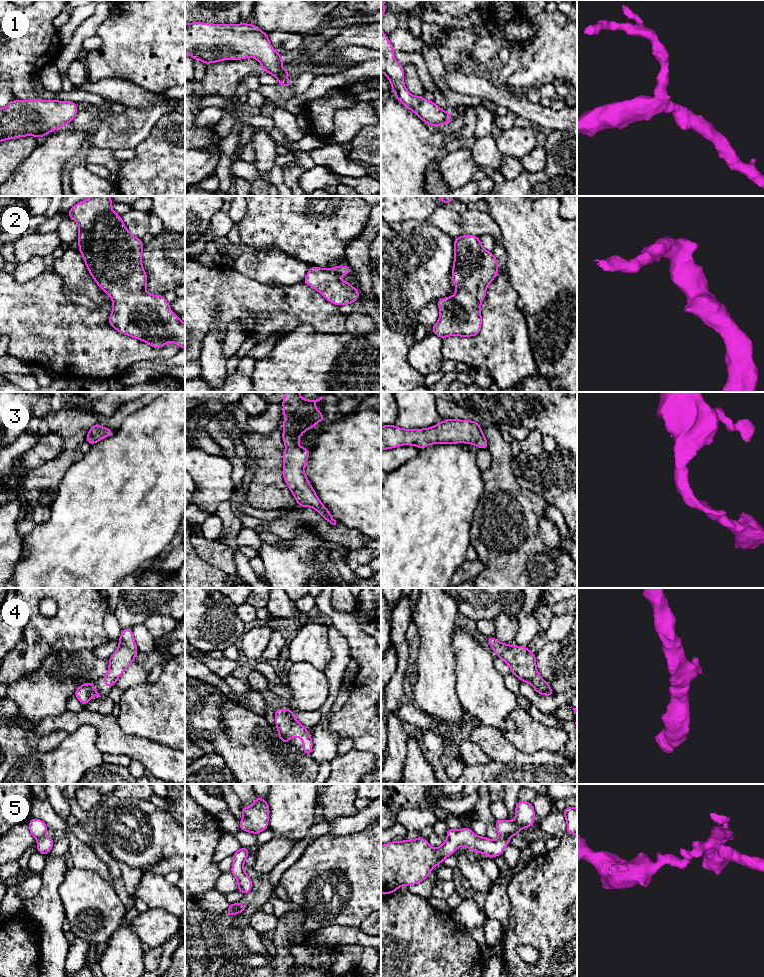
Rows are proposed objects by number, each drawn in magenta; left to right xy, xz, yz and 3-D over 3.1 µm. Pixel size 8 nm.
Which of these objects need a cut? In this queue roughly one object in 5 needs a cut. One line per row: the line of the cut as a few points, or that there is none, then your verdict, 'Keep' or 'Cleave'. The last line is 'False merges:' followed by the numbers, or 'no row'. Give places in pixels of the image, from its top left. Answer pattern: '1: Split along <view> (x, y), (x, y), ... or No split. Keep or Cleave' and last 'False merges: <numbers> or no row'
1: No split. Keep
2: No split. Keep
3: No split. Keep
4: No split. Keep
5: Split along yz (499, 836), (508, 838). Cleave
False merges: 5

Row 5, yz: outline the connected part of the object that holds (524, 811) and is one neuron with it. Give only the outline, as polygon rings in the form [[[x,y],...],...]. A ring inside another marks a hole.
[[[518,801],[515,807],[516,820],[495,820],[499,837],[510,838],[519,835],[523,828],[534,825],[535,810],[531,802]]]

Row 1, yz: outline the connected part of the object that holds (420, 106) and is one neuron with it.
[[[381,0],[381,72],[390,80],[395,97],[427,125],[438,127],[441,124],[448,124],[452,113],[438,107],[434,101],[428,101],[422,96],[411,95],[406,89],[404,66],[396,61],[392,44],[382,29],[384,12],[385,6],[383,0]]]

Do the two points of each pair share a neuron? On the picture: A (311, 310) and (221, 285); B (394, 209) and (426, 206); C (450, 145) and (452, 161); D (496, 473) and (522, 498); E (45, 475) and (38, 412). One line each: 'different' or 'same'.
A: same
B: same
C: different
D: same
E: different

